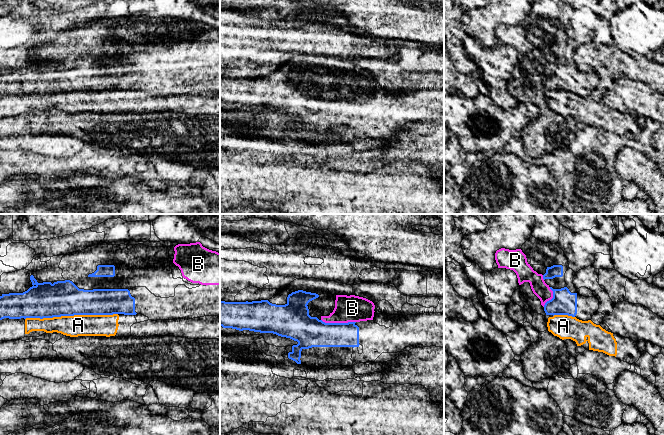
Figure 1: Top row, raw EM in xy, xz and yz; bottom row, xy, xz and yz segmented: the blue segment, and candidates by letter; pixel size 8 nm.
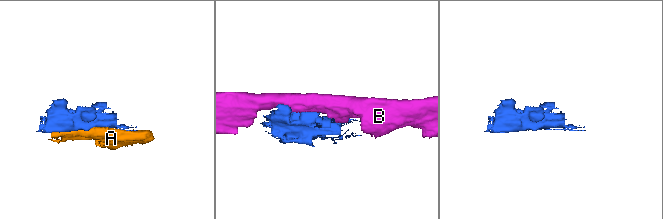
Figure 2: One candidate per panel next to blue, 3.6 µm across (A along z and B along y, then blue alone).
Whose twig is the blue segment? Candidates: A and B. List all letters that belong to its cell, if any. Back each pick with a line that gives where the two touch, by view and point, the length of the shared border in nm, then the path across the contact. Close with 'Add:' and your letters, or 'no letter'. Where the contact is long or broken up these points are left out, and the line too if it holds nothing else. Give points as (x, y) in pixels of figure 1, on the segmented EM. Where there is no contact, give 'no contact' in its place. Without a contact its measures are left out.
B: contact xz (338, 323); length 280 nm
Add: B

